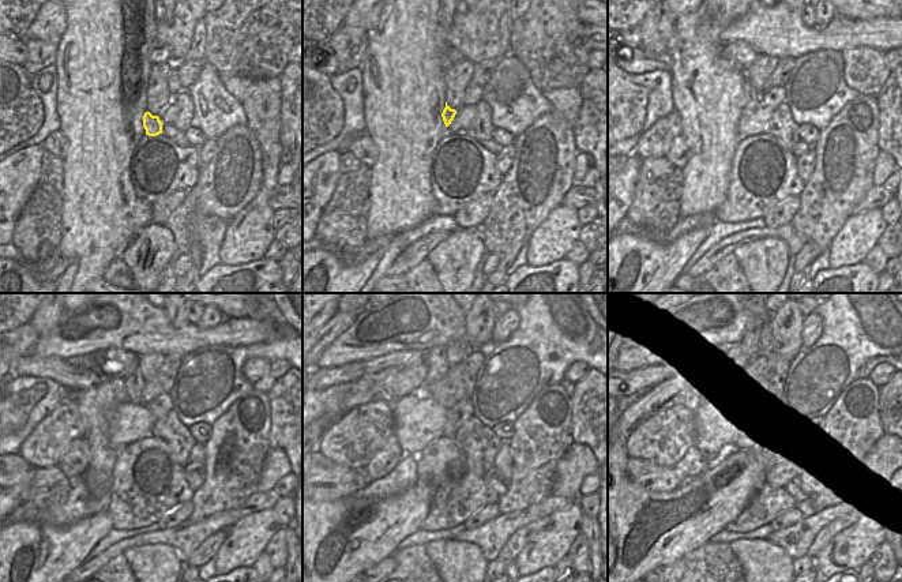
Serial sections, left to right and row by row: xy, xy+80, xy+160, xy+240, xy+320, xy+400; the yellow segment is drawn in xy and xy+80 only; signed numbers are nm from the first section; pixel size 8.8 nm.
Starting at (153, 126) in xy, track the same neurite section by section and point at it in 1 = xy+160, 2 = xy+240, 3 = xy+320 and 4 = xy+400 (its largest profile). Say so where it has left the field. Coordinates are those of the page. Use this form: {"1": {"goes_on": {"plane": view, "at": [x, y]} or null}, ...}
{"1": {"goes_on": {"plane": "xy+160", "at": [751, 94]}}, "2": {"goes_on": {"plane": "xy+240", "at": [134, 382]}}, "3": {"goes_on": {"plane": "xy+320", "at": [436, 359]}}, "4": {"goes_on": {"plane": "xy+400", "at": [747, 348]}}}

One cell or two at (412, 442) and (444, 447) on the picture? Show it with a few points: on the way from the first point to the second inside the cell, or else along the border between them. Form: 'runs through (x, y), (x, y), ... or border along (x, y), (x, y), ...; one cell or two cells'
border along (442, 435), (432, 440), (420, 454); two cells

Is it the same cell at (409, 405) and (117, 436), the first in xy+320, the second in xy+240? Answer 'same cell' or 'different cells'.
same cell

